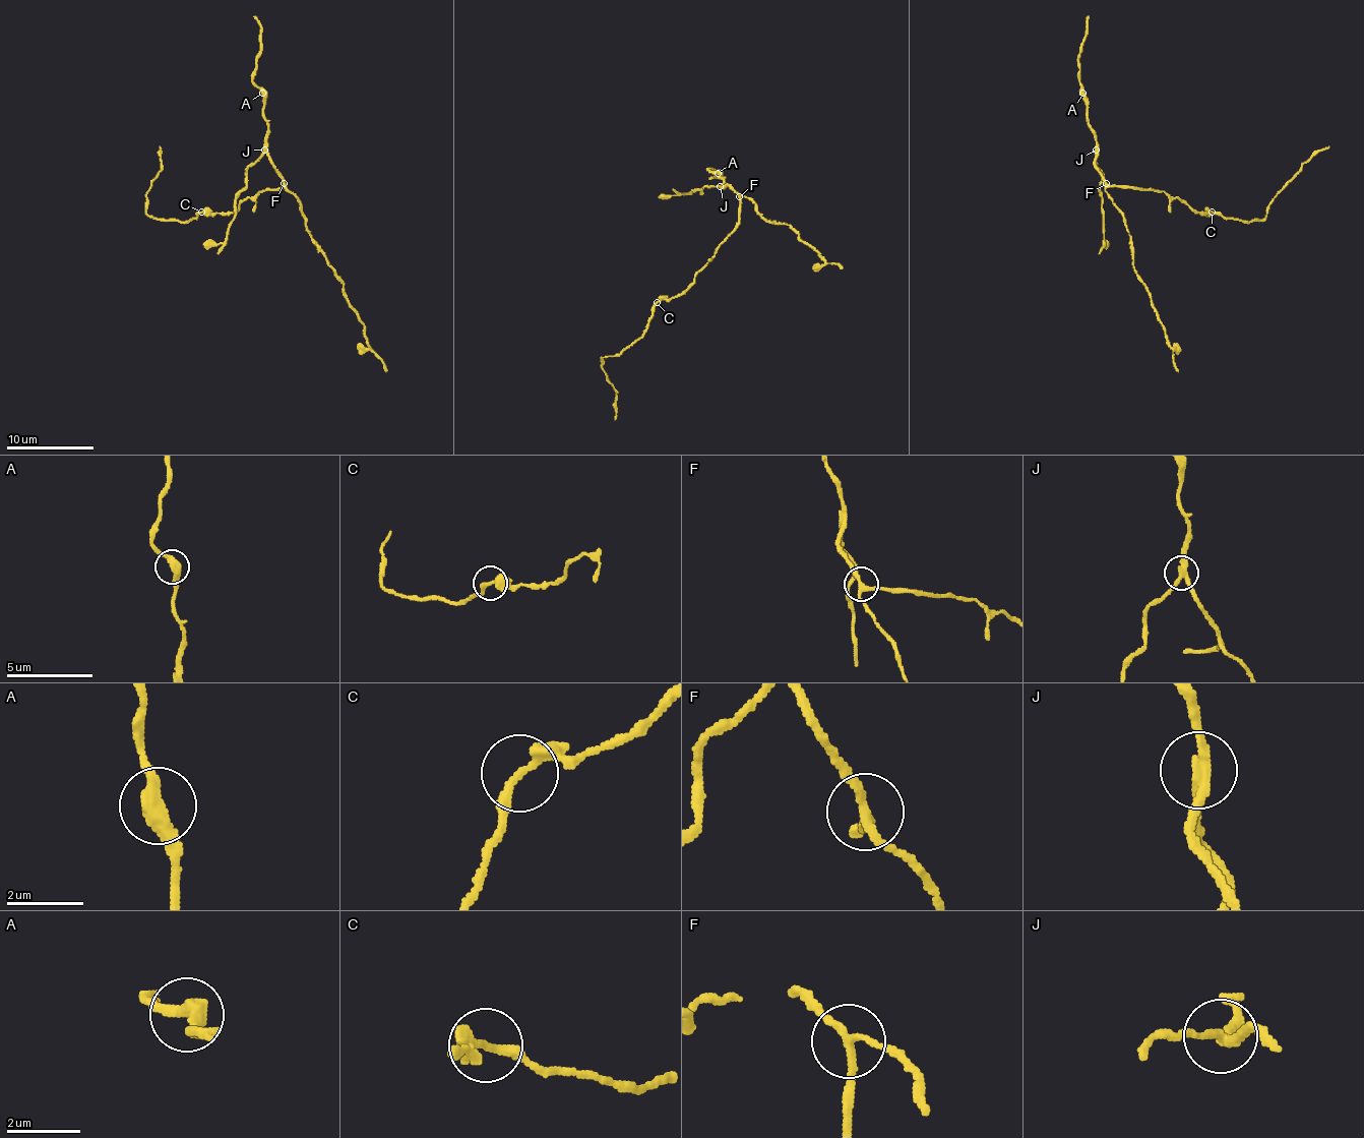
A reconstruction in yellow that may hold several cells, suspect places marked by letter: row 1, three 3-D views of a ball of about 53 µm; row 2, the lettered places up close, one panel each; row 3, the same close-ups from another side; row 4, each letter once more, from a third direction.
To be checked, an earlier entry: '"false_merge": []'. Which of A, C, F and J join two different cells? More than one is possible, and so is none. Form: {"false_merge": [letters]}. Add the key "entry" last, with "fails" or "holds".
{"false_merge": ["J"], "entry": "fails"}

